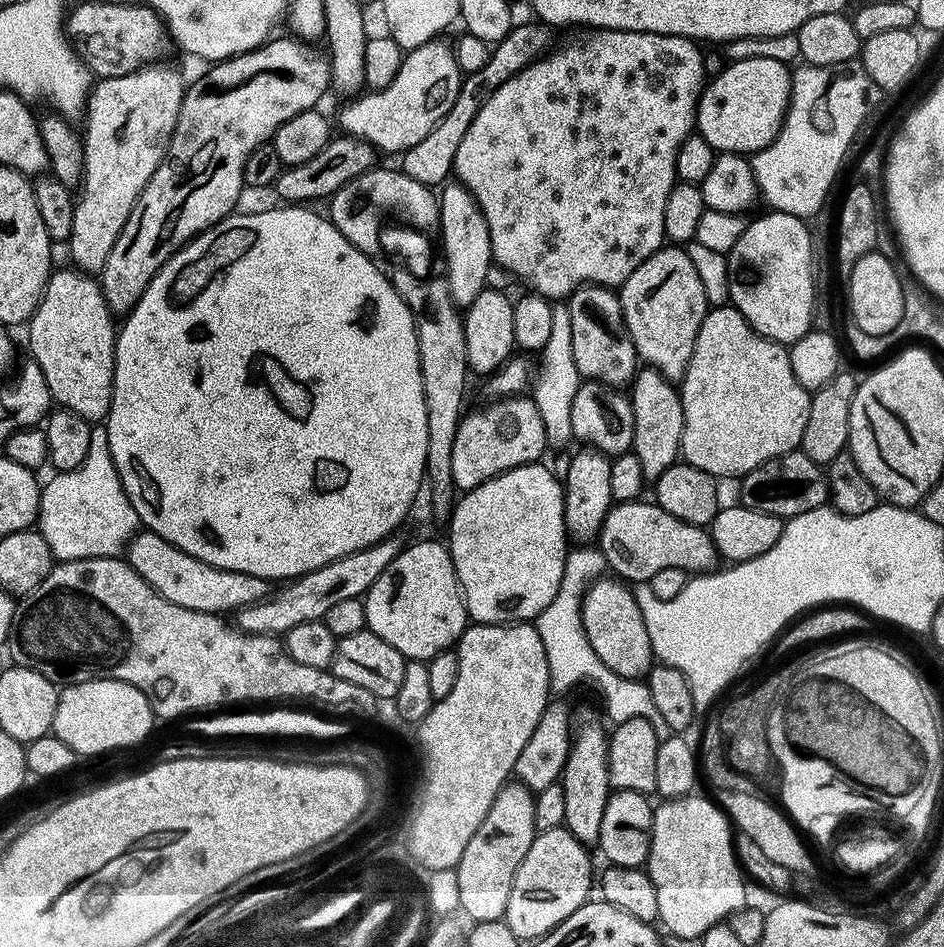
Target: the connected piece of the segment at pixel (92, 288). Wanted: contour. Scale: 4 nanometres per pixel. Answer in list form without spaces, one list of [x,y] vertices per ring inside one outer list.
[[[67,266],[53,271],[48,277],[42,298],[34,310],[31,320],[27,321],[28,348],[31,359],[42,370],[42,378],[46,378],[46,386],[50,390],[53,401],[59,407],[70,410],[89,422],[100,422],[105,419],[112,401],[112,383],[114,382],[114,358],[116,357],[117,325],[112,325],[114,313],[108,308],[104,292],[100,289],[100,281],[95,275]]]

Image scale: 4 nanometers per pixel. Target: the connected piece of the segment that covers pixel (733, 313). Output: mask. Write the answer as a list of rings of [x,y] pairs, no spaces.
[[[725,306],[725,308],[709,307],[706,318],[698,330],[698,338],[694,342],[694,354],[690,358],[690,366],[686,370],[678,391],[680,393],[680,401],[684,407],[683,459],[687,463],[693,464],[698,470],[708,472],[711,476],[717,478],[723,478],[723,476],[733,476],[733,478],[745,476],[747,472],[762,466],[762,462],[766,462],[770,458],[781,456],[787,452],[797,451],[800,447],[802,430],[806,430],[806,418],[810,414],[810,402],[812,401],[809,389],[801,386],[798,378],[794,378],[794,370],[790,370],[788,348],[783,344],[776,343],[774,340],[767,340],[765,336],[759,336],[746,322],[744,315],[731,306]]]

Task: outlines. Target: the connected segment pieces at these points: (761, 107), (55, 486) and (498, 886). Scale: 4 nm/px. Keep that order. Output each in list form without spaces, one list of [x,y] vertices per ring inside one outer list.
[[[752,57],[745,60],[734,60],[725,63],[725,68],[716,77],[709,79],[700,93],[700,100],[696,104],[696,127],[695,131],[717,153],[739,152],[751,154],[761,152],[779,134],[784,121],[784,115],[790,102],[792,93],[792,72],[789,65],[775,58]]]
[[[93,425],[82,465],[72,471],[55,473],[53,477],[41,487],[38,521],[38,531],[50,546],[53,559],[64,563],[121,555],[140,523],[118,478],[109,450],[107,425]]]
[[[509,782],[500,789],[494,798],[486,818],[482,818],[482,826],[474,830],[474,838],[466,842],[466,850],[462,850],[462,858],[456,863],[455,870],[458,878],[459,897],[461,898],[461,913],[465,913],[472,922],[490,922],[503,920],[506,902],[510,902],[510,886],[514,886],[514,874],[526,858],[526,850],[530,850],[532,839],[536,836],[536,823],[534,822],[534,806],[536,797],[531,788],[519,782]]]

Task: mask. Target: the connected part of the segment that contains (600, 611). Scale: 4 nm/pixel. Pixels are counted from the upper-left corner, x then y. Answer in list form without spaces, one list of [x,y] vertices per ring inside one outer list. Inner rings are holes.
[[[619,578],[595,580],[586,590],[582,602],[582,626],[594,654],[614,674],[627,680],[644,680],[654,667],[650,634],[646,634],[646,622],[642,622],[642,610],[634,598],[632,588]]]

